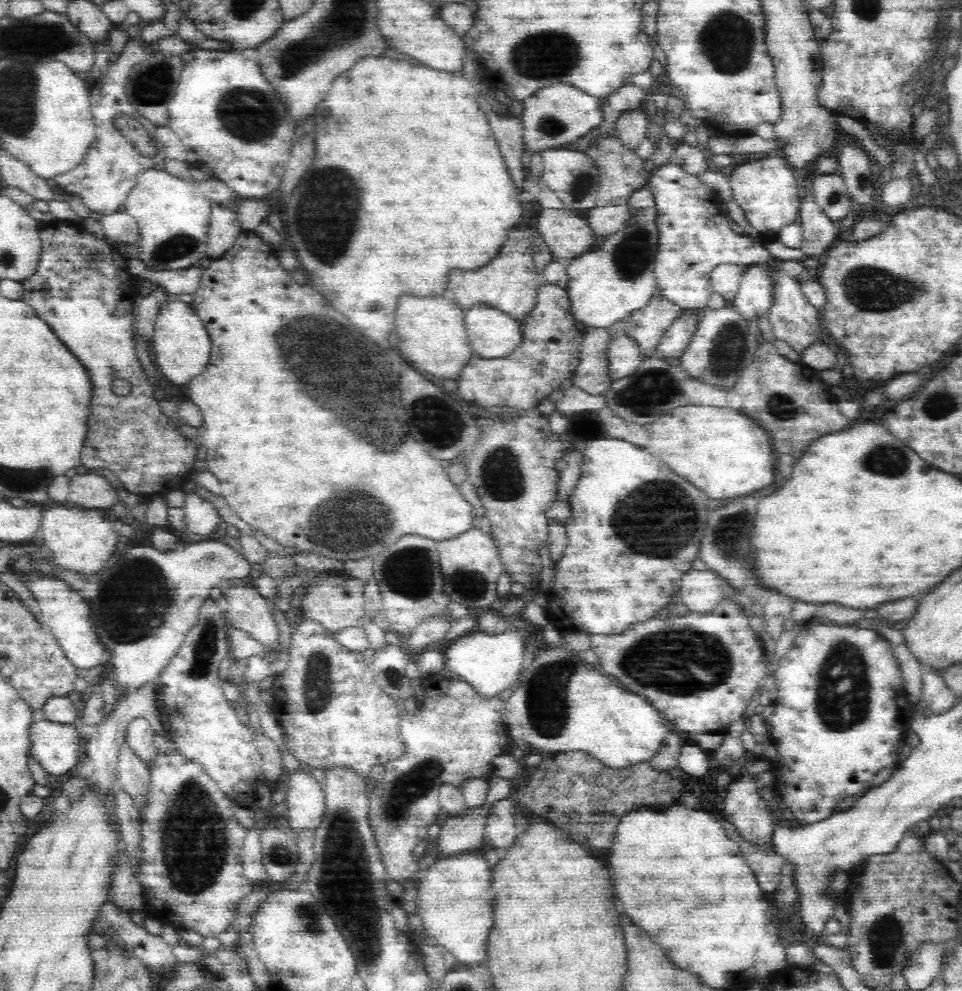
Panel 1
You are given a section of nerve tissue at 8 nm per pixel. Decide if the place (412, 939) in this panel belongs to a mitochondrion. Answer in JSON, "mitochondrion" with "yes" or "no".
{"mitochondrion":"no"}

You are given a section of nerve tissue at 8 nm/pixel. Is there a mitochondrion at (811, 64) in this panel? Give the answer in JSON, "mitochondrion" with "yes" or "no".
{"mitochondrion":"yes"}

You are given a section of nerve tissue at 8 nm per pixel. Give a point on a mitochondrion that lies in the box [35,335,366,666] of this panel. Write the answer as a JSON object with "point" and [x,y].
{"point":[138,588]}

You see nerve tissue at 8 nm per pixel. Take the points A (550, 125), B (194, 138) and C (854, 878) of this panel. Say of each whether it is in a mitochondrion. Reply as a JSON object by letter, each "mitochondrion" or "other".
{"A":"mitochondrion","B":"other","C":"other"}

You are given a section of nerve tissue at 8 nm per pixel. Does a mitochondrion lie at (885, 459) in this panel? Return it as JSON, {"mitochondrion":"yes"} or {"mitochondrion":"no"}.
{"mitochondrion":"yes"}

